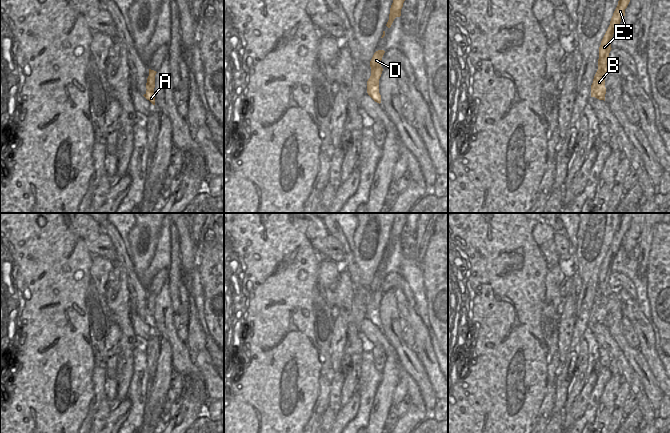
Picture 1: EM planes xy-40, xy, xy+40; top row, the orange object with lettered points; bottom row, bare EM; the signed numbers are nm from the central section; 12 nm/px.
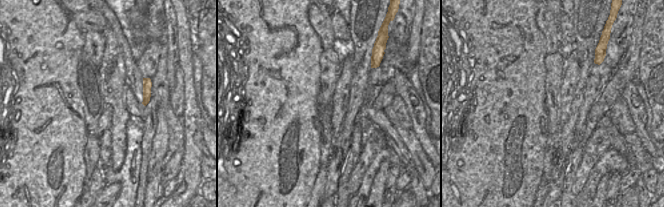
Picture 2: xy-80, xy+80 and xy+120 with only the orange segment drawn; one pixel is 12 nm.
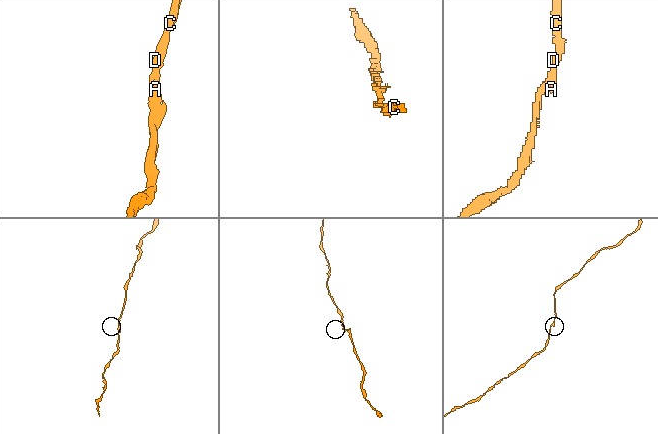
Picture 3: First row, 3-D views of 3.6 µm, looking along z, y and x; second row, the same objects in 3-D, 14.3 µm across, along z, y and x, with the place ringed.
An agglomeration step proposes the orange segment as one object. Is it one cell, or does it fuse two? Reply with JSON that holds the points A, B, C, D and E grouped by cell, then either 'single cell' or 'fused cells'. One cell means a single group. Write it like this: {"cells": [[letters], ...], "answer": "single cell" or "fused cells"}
{"cells": [["A", "B", "C", "D", "E"]], "answer": "single cell"}

